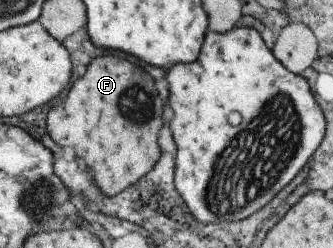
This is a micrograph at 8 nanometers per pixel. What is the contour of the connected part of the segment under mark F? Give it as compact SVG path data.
M116 54L94 58L86 74L74 82L62 104L48 112L48 134L60 146L74 146L86 162L99 189L114 195L141 179L161 155L158 134L164 104L154 88L154 78Z

